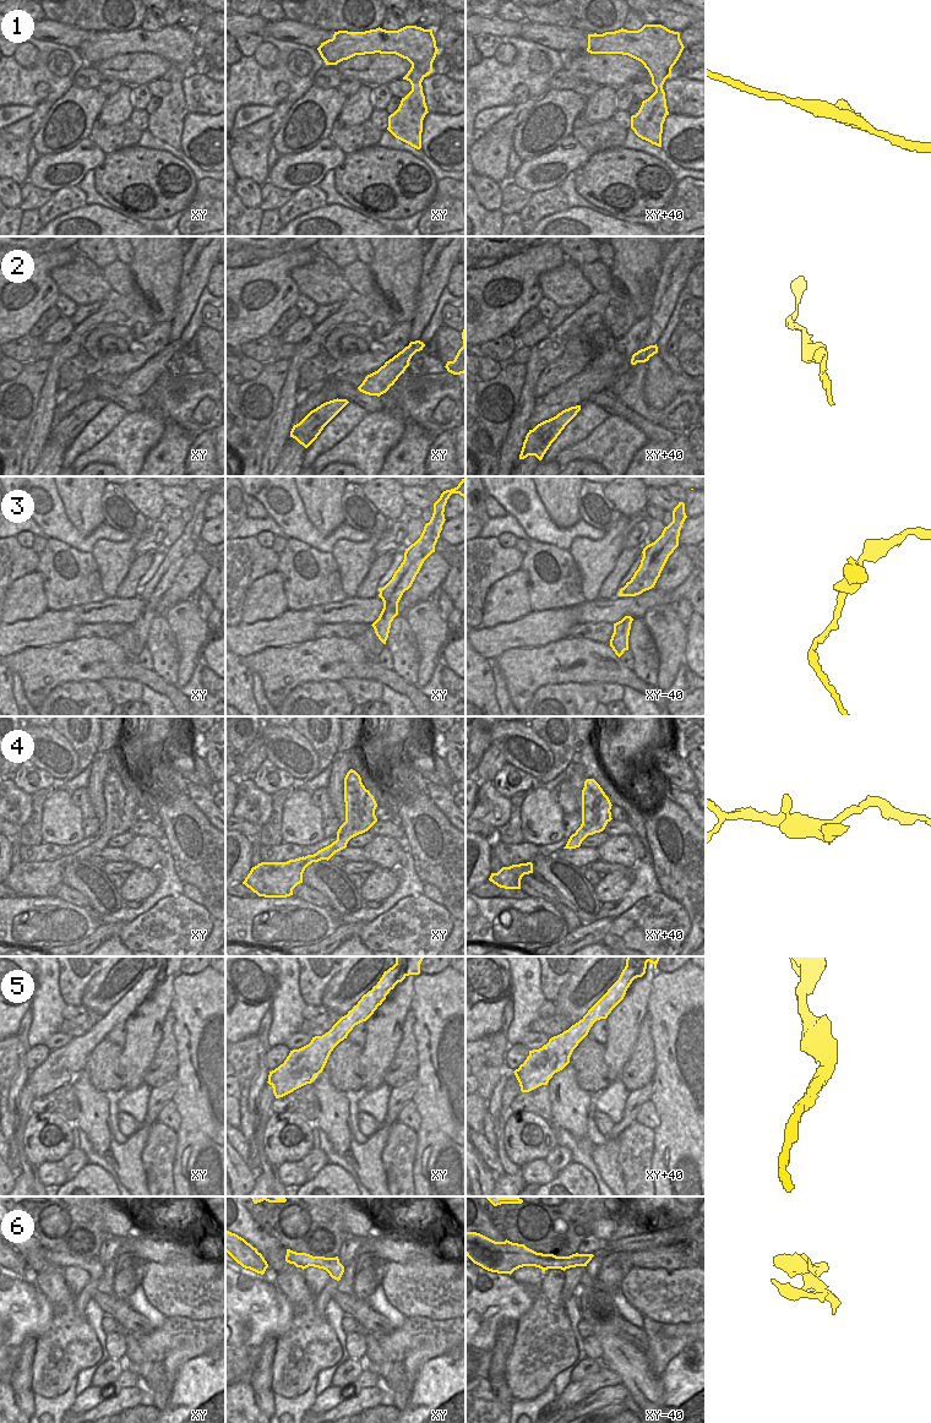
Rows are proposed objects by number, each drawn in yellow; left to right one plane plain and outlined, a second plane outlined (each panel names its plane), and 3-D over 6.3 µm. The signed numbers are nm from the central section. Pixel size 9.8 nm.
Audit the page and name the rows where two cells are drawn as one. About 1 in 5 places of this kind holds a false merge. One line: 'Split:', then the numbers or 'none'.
Split: 6

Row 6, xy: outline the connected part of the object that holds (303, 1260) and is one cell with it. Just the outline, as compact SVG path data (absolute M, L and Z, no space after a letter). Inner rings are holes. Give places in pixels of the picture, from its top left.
M287 1249L285 1261L289 1264L294 1264L296 1267L301 1267L303 1270L314 1266L318 1269L325 1269L325 1266L330 1263L331 1258L325 1256L312 1256L306 1253L296 1253L290 1249Z

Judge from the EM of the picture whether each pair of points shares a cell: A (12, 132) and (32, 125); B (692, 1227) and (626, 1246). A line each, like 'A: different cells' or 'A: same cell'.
A: same cell
B: same cell

